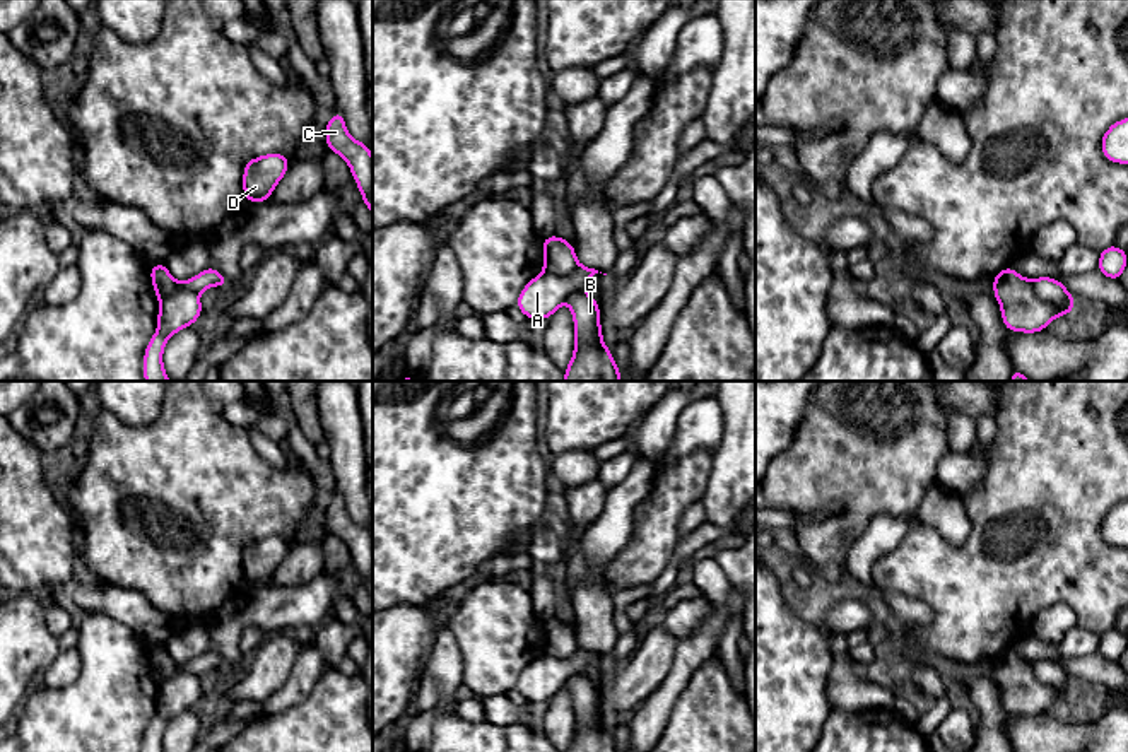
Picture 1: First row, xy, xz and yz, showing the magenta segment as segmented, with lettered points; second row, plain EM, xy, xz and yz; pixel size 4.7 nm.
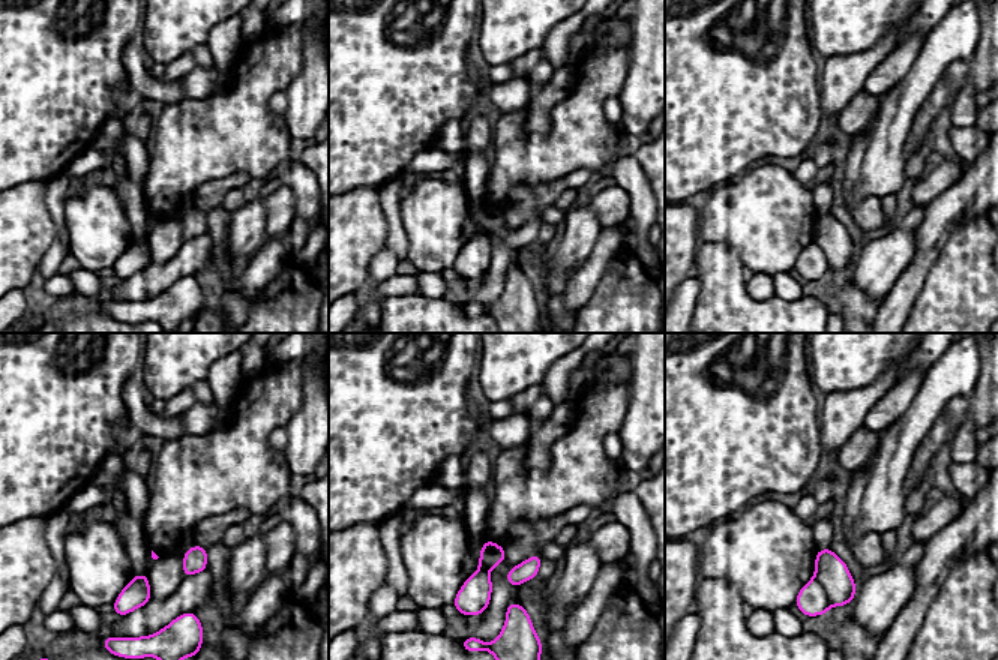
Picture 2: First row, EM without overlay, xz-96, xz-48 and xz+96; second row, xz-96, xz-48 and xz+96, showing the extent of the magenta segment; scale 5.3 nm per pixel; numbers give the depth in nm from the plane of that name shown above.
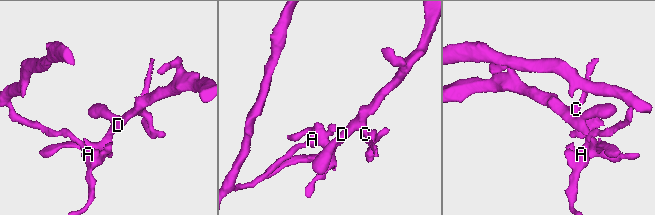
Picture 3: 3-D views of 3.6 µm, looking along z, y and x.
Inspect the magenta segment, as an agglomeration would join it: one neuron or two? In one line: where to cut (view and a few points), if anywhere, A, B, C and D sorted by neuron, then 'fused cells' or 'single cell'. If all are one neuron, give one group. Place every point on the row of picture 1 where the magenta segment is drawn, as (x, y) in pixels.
cut in yz along (1029, 281), (1034, 293), (1053, 306), (1055, 317); A / B C D; fused cells

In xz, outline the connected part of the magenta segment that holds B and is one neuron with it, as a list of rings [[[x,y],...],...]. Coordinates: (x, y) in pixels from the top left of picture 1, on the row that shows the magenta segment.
[[[585,289],[571,292],[566,303],[574,321],[574,352],[564,369],[564,381],[620,381],[620,367],[603,344],[600,303]]]

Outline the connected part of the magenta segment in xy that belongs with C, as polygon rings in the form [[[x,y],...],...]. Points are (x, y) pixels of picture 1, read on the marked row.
[[[335,111],[325,126],[326,150],[337,152],[350,167],[352,178],[362,193],[362,203],[373,214],[373,156],[364,142],[354,140],[345,126],[345,118]]]

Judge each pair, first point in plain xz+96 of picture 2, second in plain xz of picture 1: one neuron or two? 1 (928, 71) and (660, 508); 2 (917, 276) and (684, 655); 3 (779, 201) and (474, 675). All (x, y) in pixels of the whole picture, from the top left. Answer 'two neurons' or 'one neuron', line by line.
1: two neurons
2: one neuron
3: one neuron

